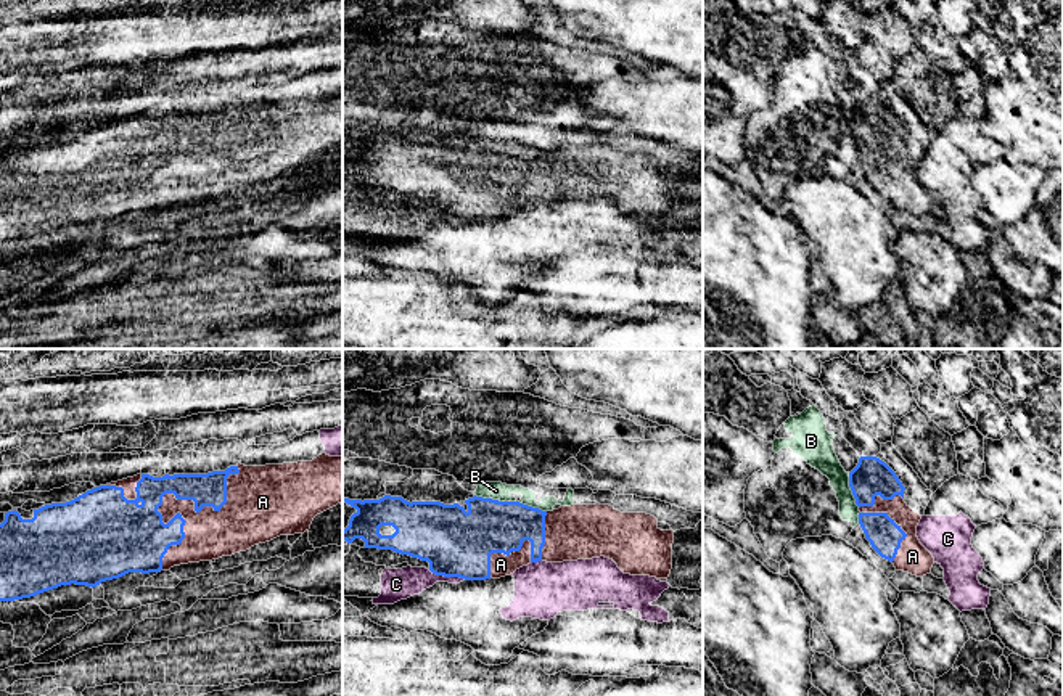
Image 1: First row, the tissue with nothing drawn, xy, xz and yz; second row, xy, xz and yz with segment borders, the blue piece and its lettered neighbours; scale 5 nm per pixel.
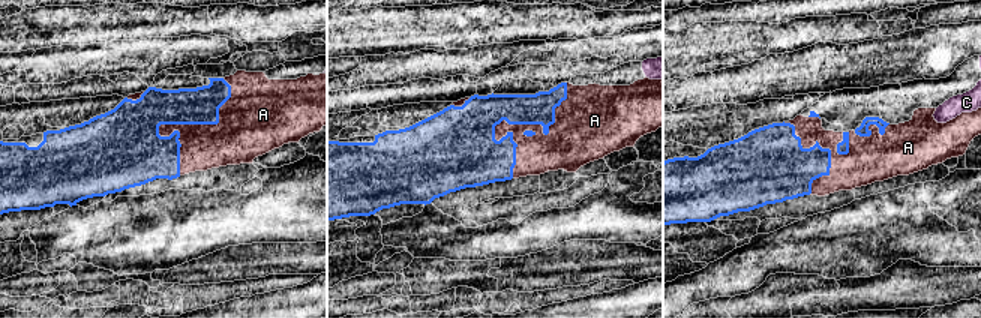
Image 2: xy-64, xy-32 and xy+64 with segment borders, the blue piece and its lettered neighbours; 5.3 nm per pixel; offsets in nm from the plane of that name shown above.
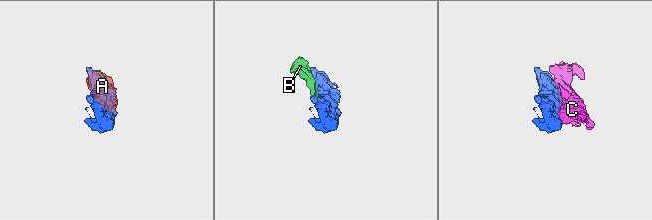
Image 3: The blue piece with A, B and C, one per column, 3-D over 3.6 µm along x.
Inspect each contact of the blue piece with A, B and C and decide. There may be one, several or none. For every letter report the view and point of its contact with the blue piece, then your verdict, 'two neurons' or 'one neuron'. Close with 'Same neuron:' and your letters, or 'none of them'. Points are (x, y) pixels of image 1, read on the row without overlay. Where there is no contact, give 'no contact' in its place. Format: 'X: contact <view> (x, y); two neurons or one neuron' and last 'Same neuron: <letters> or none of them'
A: contact xy (166, 132); one neuron
B: contact xz (510, 142); two neurons
C: contact xz (447, 216); two neurons
Same neuron: A

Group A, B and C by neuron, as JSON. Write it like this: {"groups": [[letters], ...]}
{"groups": [["A"], ["B"], ["C"]]}

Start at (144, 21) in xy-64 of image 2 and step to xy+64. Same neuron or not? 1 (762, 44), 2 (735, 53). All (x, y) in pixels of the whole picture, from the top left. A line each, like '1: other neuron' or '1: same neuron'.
1: same neuron
2: same neuron

